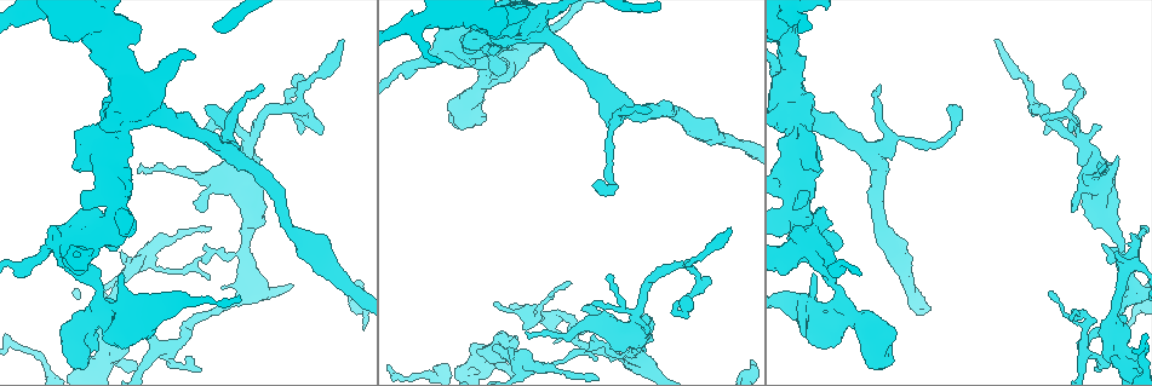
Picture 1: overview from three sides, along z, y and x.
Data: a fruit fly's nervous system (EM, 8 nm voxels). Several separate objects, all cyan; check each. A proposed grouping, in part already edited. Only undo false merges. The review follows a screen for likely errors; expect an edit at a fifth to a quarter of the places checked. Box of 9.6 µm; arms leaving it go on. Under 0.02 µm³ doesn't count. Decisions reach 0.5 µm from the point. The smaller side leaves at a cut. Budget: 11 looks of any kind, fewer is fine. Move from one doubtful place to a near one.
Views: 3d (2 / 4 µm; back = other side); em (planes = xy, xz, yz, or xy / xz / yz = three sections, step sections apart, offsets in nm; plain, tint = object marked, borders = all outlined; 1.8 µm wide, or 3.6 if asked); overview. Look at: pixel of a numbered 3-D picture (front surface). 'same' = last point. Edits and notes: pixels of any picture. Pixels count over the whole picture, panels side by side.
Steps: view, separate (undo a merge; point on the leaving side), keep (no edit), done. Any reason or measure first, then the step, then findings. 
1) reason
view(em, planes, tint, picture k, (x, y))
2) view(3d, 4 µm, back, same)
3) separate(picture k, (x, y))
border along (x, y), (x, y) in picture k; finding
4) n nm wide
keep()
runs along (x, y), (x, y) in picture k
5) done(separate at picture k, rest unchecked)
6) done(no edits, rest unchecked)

sharp bend
view(3d, 2 µm, back, picture 1, (98, 344))

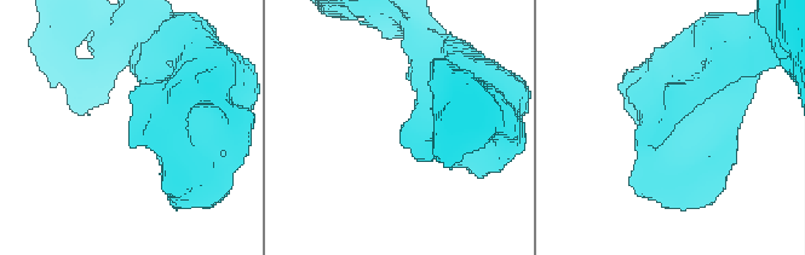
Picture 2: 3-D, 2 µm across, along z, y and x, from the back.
shape alone is not enough
view(em, planes, tint, picture 2, (401, 128))

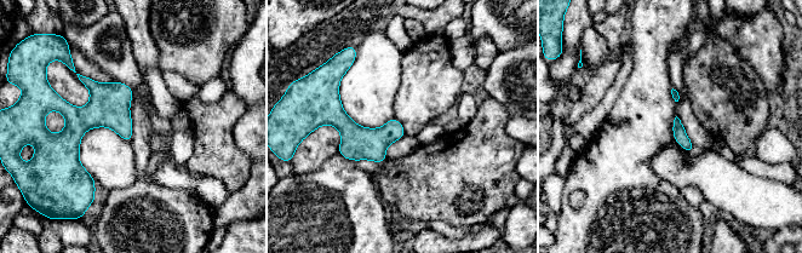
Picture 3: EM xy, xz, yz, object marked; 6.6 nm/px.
keep()
continuous, no second neuron

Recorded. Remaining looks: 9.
calibre changes
view(3d, 4 µm, picture 1, (85, 229))

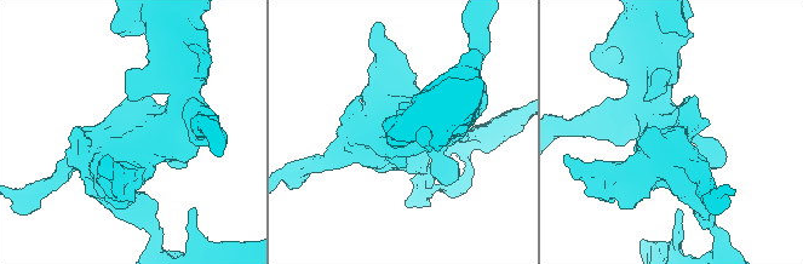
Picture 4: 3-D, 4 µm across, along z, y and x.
need the tissue
view(em, 3.6 µm, xy, step 8, tint, picture 4, (128, 135))

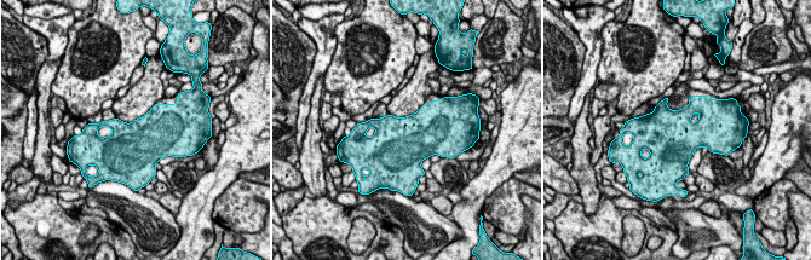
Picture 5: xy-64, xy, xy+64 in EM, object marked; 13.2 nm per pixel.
cut it another way
view(em, 3.6 µm, planes, borders, same)

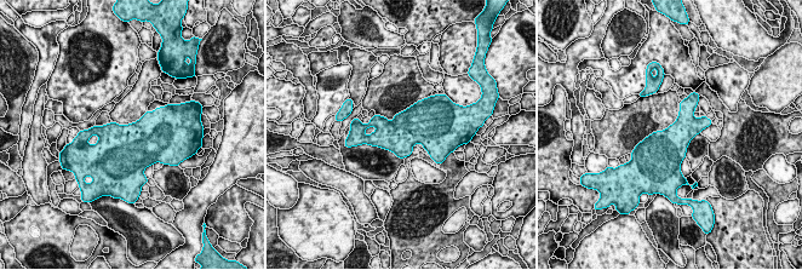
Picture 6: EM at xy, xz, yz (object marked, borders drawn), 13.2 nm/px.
440 nm wide
keep()
continuous, no second neuron

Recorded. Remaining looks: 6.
thick turns thin
view(3d, 4 µm, picture 1, (124, 114))

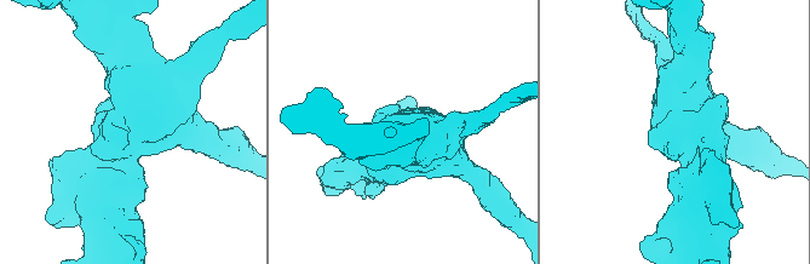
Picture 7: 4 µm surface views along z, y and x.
view(em, 3.6 µm, planes, tint, picture 7, (129, 133))

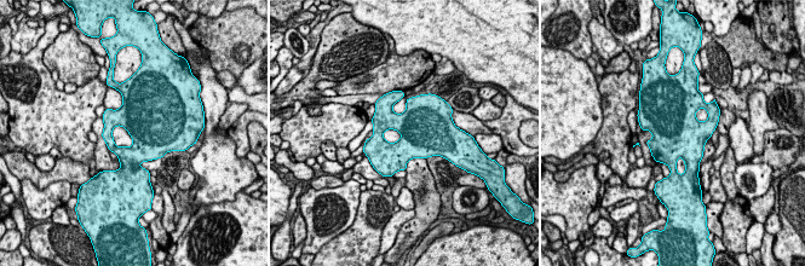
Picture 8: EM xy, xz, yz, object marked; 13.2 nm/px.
keep()
continuous, no second neuron

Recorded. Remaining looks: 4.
sudden change in width
view(3d, 4 µm, picture 1, (868, 154))

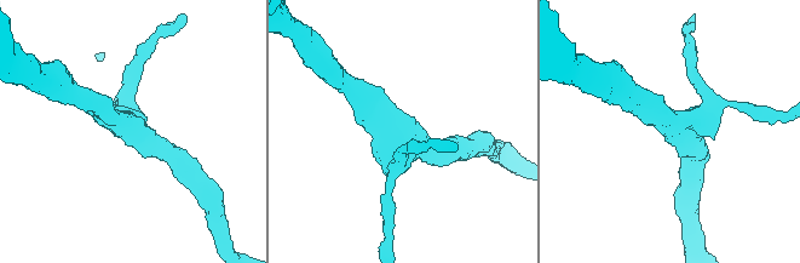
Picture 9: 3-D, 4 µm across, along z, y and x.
3 arms; arms of 170, 280, 320 nm
view(em, planes, tint, picture 9, (132, 128))

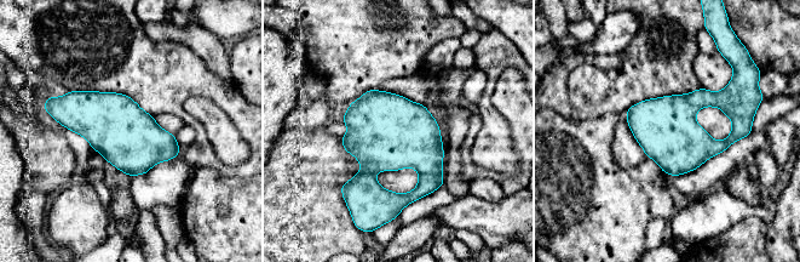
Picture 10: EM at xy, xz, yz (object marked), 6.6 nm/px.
keep()
all the same neuron

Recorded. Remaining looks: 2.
sudden change in width
view(em, 3.6 µm, planes, tint, picture 1, (238, 130))

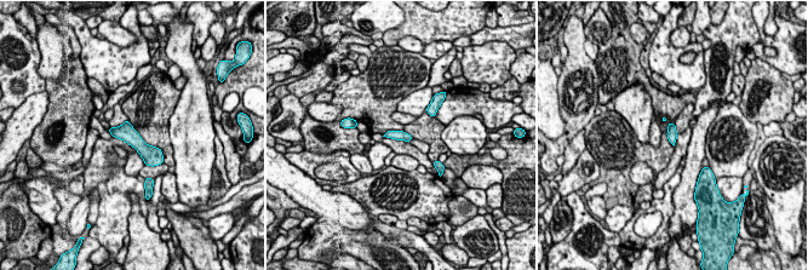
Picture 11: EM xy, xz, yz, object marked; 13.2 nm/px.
130 nm wide
keep()
runs along (113, 131), (126, 132), (156, 158) in picture 11; one neuron here

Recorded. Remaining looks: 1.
done(no edits, rest unchecked)

